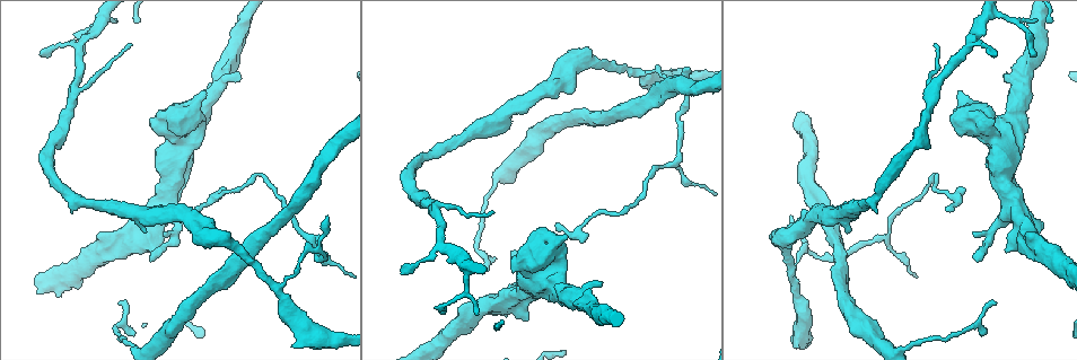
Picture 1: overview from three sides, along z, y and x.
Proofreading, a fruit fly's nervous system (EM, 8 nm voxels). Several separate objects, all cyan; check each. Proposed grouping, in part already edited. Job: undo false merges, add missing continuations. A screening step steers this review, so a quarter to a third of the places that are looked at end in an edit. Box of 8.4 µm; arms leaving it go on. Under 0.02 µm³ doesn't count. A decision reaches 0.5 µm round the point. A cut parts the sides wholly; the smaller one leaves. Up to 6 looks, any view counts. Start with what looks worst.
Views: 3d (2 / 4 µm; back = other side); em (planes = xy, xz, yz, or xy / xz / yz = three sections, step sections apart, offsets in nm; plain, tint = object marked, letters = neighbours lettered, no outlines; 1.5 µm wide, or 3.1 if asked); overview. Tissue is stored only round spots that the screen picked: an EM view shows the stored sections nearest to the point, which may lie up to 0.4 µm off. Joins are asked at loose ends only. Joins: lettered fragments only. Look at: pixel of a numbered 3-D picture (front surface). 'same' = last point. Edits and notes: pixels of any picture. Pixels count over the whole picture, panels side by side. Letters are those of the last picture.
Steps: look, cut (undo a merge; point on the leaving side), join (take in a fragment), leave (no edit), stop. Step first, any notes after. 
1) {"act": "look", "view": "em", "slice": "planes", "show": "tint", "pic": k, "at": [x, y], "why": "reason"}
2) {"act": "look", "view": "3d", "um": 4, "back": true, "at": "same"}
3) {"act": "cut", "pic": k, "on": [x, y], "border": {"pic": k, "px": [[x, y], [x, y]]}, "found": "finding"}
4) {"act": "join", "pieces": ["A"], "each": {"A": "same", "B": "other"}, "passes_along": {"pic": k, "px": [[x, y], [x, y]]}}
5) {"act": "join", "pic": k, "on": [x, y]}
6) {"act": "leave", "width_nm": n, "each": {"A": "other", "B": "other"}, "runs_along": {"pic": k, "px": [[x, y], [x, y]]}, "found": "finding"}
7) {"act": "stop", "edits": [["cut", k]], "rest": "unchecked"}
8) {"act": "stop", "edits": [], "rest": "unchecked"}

{"act": "look", "view": "3d", "um": 4, "pic": 1, "at": [567, 262], "why": "thick end"}

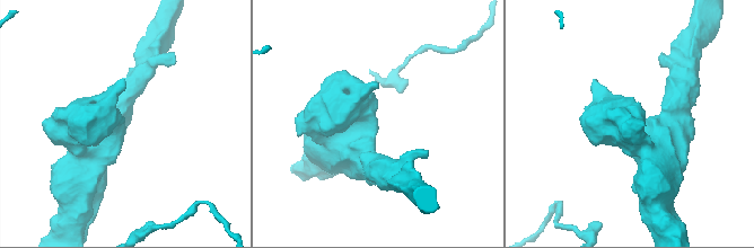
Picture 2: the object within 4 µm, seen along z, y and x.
{"act": "look", "view": "em", "slice": "planes", "show": "letters", "pic": 2, "at": [124, 119]}

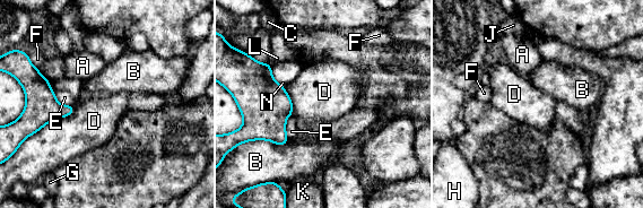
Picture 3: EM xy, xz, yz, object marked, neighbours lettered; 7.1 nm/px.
{"act": "leave", "each": {"A": "other", "B": "other", "C": "other", "D": "other", "E": "other", "F": "other", "G": "other", "H": "other", "J": "other", "K": "other", "L": "other", "N": "other"}, "found": "none of them fits"}

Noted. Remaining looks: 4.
{"act": "look", "view": "em", "slice": "yz", "step": 4, "show": "tint", "pic": 1, "at": [688, 70], "why": "an open end"}

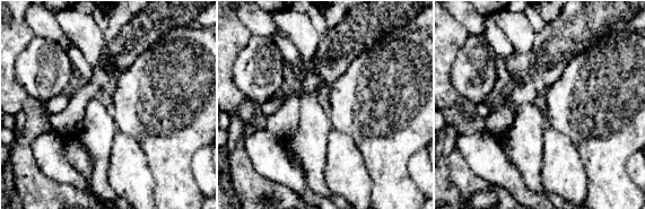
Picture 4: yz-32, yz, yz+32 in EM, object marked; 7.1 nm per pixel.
{"act": "look", "view": "em", "slice": "planes", "show": "letters", "at": "same"}

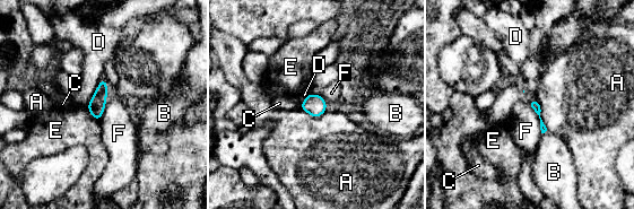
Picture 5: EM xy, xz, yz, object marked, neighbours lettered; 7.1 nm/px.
{"act": "leave", "each": {"A": "other", "B": "other", "C": "other", "D": "other", "E": "other", "F": "other"}, "border": {"pic": 5, "px": [[527, 102], [538, 115], [541, 132]]}, "found": "none of them fits"}

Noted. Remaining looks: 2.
{"act": "look", "view": "em", "slice": "planes", "show": "letters", "pic": 1, "at": [493, 257], "why": "tapers out"}

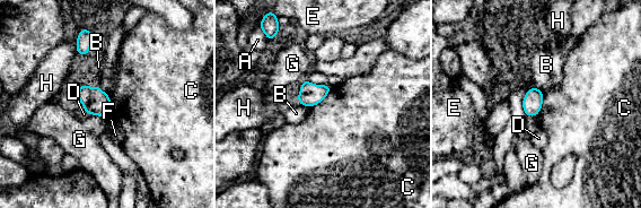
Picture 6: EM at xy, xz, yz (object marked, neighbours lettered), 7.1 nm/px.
{"act": "leave", "each": {"A": "other", "B": "other", "C": "other", "D": "other", "E": "other", "F": "other", "G": "other", "H": "other"}, "border": {"pic": 6, "px": [[332, 87], [318, 103], [309, 107]]}, "found": "no lettered fragment goes on from it"}

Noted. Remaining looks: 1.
{"act": "stop", "edits": [], "rest": "unchecked"}

